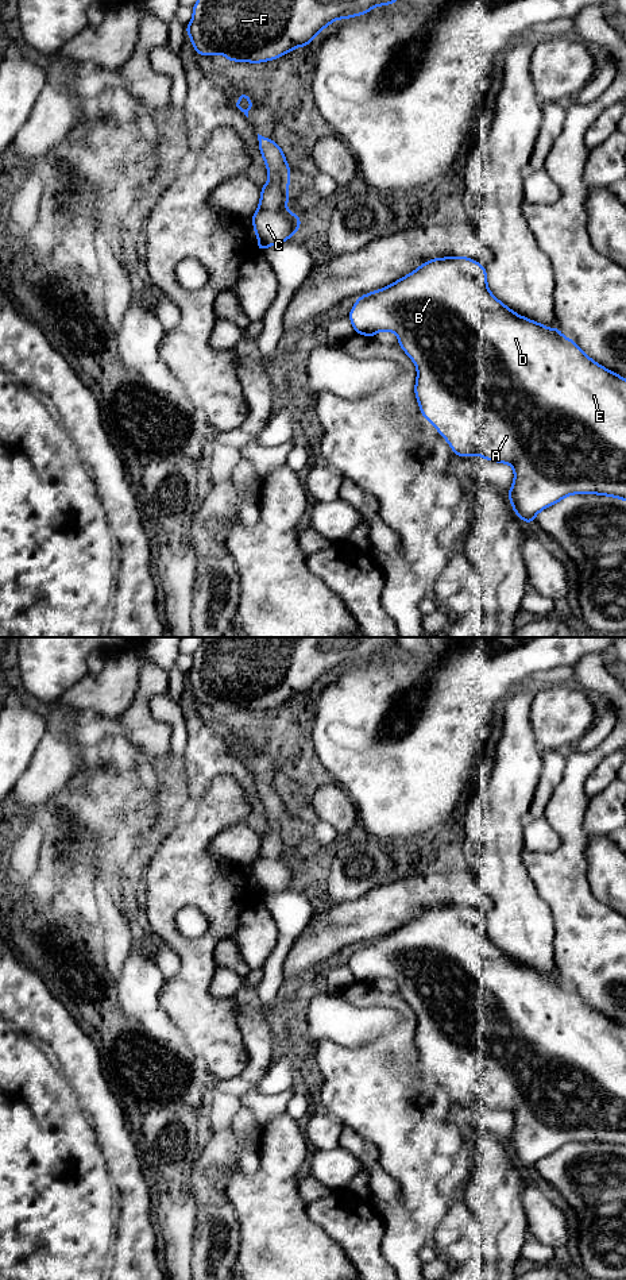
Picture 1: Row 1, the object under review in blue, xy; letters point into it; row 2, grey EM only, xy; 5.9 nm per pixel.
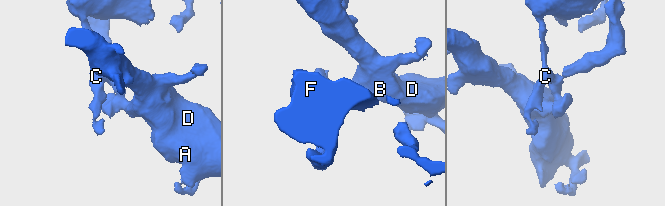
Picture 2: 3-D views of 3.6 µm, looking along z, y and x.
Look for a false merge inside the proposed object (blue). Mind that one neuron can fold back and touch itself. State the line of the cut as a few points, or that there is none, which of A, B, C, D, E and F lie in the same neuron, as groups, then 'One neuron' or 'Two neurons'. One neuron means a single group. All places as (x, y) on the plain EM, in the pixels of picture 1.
Split along xy (258, 856), (283, 858). Groups: A B C D E / F. Two neurons

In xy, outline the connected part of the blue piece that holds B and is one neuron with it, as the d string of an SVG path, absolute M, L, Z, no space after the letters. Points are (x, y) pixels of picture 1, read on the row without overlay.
M447 905L447 906L430 907L422 911L418 917L413 918L410 922L393 930L391 933L383 937L378 937L375 940L363 942L362 945L358 945L358 949L349 959L348 965L351 968L351 972L355 980L359 983L375 984L380 979L391 979L398 984L398 992L406 1001L406 1003L414 1010L417 1015L417 1029L414 1033L414 1041L420 1052L420 1059L425 1065L425 1068L432 1071L433 1075L440 1080L440 1083L448 1090L455 1103L459 1103L463 1106L468 1103L479 1103L480 1106L484 1106L491 1110L507 1111L514 1117L514 1130L511 1133L510 1140L507 1141L507 1145L511 1150L513 1158L515 1160L517 1165L522 1167L526 1172L530 1172L542 1157L560 1150L563 1146L571 1142L599 1142L599 1144L608 1144L608 1145L626 1149L626 1026L622 1026L617 1021L610 1019L608 1017L600 1014L594 1007L587 1005L586 1001L572 987L561 983L559 974L556 974L553 978L549 978L546 974L536 971L528 965L519 964L518 961L507 956L490 940L487 933L486 915L482 914L479 910L465 905Z

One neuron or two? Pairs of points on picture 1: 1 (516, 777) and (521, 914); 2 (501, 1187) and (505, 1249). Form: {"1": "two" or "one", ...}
{"1": "one", "2": "one"}

